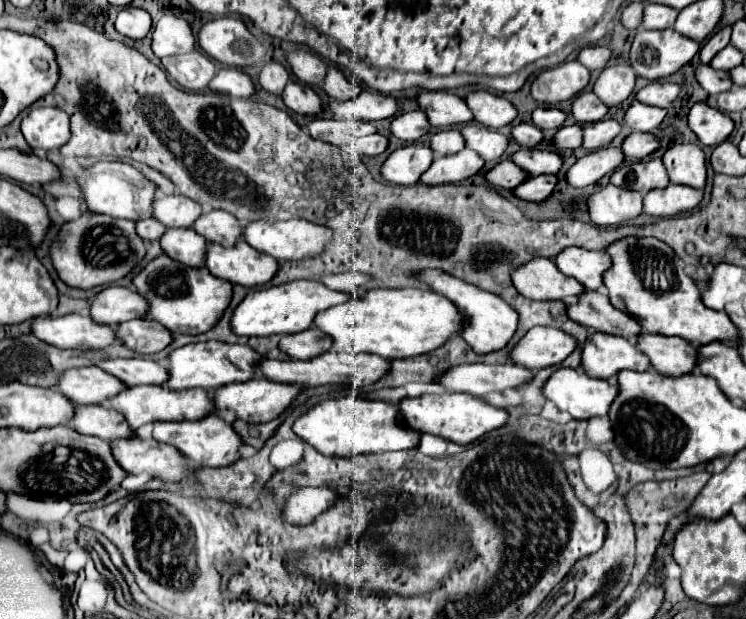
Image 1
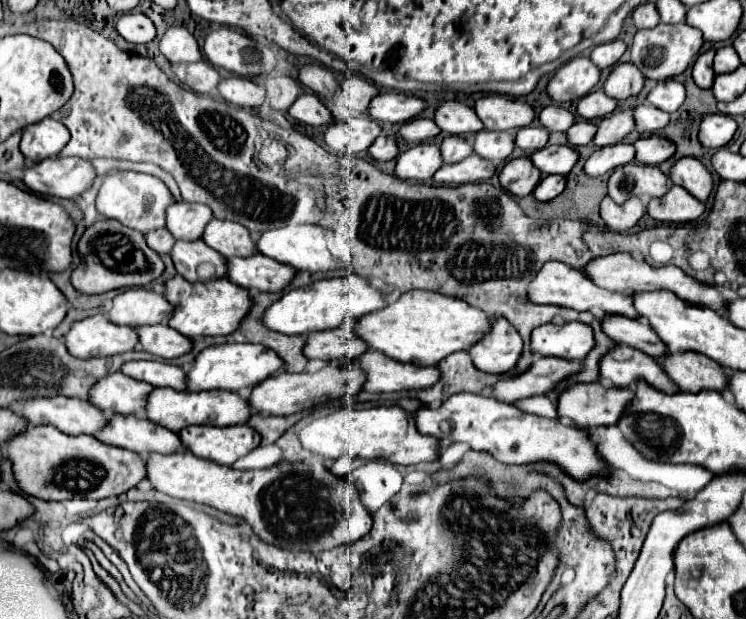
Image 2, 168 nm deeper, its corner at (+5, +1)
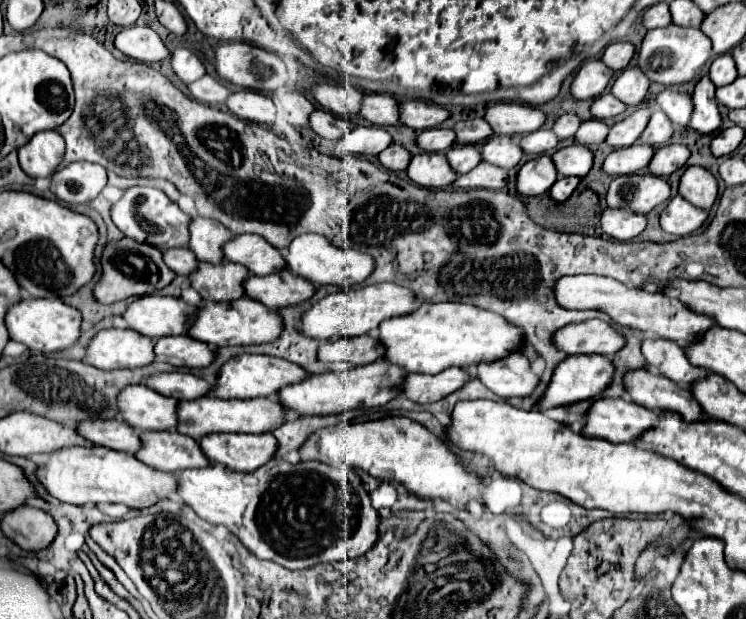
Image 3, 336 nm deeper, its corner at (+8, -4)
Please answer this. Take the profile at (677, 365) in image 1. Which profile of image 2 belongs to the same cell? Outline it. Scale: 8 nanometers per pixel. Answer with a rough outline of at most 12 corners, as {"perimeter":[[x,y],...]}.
{"perimeter":[[667,351],[659,365],[681,391],[725,391],[727,371],[703,353]]}

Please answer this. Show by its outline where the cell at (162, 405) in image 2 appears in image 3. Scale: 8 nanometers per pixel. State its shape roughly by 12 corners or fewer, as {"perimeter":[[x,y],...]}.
{"perimeter":[[276,398],[178,404],[178,432],[274,432],[288,410]]}

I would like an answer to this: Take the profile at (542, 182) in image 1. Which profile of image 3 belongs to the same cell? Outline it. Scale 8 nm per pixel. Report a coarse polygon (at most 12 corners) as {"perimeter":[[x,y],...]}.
{"perimeter":[[578,176],[556,180],[550,196],[564,202],[580,184]]}

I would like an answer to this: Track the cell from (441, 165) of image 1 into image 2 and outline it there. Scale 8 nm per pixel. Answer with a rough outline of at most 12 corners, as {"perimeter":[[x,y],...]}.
{"perimeter":[[479,155],[443,165],[433,181],[459,185],[487,179],[495,163]]}

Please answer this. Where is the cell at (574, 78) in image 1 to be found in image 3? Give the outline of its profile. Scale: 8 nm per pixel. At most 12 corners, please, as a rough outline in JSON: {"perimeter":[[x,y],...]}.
{"perimeter":[[600,58],[586,60],[574,82],[578,100],[604,92],[614,70]]}

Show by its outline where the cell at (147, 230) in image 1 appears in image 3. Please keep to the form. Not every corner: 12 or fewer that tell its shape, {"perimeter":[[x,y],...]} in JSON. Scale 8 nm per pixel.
{"perimeter":[[188,248],[164,252],[168,268],[188,276],[198,268],[198,258]]}

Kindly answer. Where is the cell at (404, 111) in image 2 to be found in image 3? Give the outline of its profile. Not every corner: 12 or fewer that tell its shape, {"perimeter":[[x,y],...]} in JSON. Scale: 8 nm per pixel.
{"perimeter":[[410,100],[400,122],[414,130],[442,126],[450,112],[438,104]]}

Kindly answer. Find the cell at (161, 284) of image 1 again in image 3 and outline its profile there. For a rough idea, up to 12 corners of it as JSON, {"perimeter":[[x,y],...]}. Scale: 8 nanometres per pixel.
{"perimeter":[[244,296],[202,302],[188,336],[214,348],[268,344],[282,316]]}

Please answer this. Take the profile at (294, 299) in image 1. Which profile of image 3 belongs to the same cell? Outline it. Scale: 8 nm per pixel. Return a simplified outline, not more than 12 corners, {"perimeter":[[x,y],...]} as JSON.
{"perimeter":[[398,284],[330,294],[302,314],[318,340],[362,336],[412,314],[416,294]]}

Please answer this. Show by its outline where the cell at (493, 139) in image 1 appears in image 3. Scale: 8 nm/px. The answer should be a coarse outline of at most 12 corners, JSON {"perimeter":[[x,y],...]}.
{"perimeter":[[492,136],[480,146],[486,162],[506,170],[524,156],[512,136]]}

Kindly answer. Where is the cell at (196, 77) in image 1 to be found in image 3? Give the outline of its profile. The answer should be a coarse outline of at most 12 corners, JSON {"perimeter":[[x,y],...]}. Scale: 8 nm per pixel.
{"perimeter":[[216,78],[196,80],[188,90],[198,102],[224,104],[230,90]]}

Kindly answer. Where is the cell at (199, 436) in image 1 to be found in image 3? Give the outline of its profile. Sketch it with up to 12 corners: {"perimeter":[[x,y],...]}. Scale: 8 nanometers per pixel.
{"perimeter":[[206,434],[212,462],[252,472],[276,456],[274,434]]}

